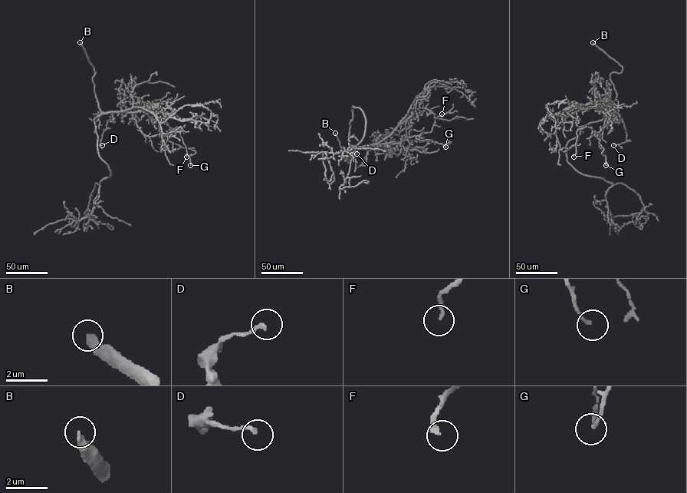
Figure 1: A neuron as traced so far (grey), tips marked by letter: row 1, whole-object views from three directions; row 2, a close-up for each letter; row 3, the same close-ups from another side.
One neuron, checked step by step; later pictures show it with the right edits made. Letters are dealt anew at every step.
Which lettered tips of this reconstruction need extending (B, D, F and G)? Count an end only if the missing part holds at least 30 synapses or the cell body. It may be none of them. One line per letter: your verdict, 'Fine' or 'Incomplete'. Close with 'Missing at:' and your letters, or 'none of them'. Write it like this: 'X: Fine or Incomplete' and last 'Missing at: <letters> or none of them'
B: Incomplete
D: Fine
F: Fine
G: Fine
Missing at: B

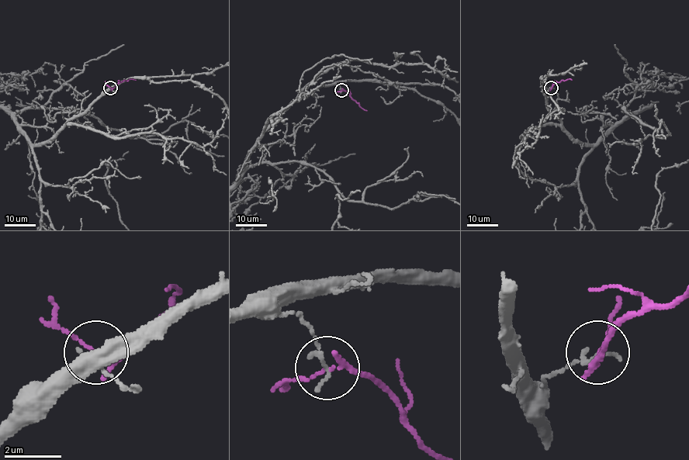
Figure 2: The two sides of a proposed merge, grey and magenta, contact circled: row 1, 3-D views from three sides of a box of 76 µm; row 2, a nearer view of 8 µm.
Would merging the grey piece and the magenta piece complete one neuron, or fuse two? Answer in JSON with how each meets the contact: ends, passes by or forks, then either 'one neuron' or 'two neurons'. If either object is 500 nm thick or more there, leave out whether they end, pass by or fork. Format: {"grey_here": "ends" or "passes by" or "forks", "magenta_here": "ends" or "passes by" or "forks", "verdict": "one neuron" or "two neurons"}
{"grey_here": "ends", "magenta_here": "forks", "verdict": "two neurons"}

